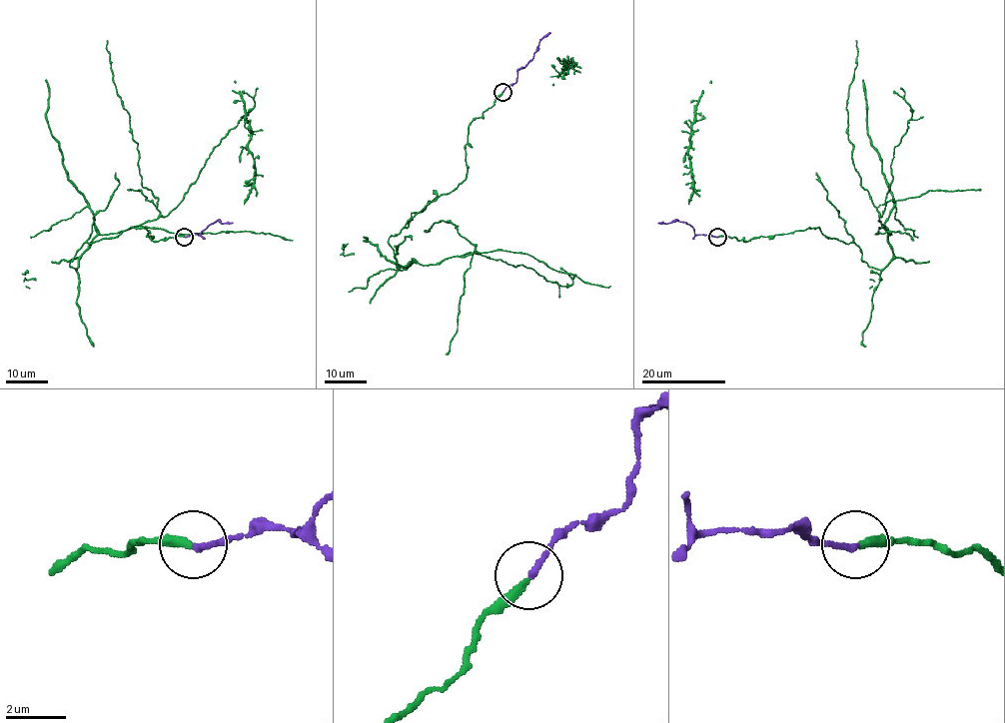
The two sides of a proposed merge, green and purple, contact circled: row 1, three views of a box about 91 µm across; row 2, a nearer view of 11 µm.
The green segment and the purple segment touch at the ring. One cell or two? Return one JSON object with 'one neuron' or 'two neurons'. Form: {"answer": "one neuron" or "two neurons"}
{"answer": "one neuron"}

